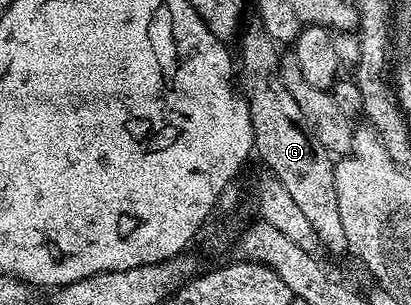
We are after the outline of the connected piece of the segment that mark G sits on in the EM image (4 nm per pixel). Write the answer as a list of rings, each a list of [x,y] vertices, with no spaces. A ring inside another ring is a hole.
[[[252,21],[247,27],[248,24],[239,40],[238,83],[250,109],[255,154],[260,154],[261,161],[269,167],[267,170],[280,179],[291,199],[302,209],[320,239],[321,248],[332,255],[345,254],[348,242],[338,209],[338,189],[334,185],[334,156],[318,141],[310,125],[306,125],[306,117],[302,117],[294,97],[290,97],[290,89],[286,89],[276,40],[271,39],[259,21]]]

